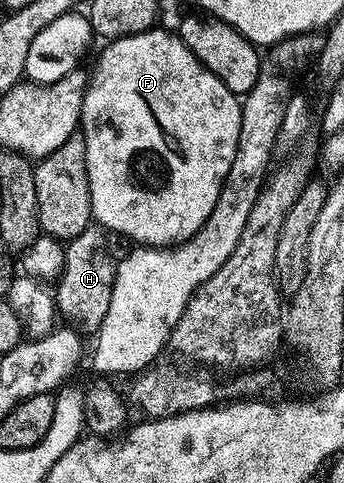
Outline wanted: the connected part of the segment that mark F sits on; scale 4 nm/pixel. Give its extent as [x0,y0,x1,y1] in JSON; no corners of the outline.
[79,29,241,247]

